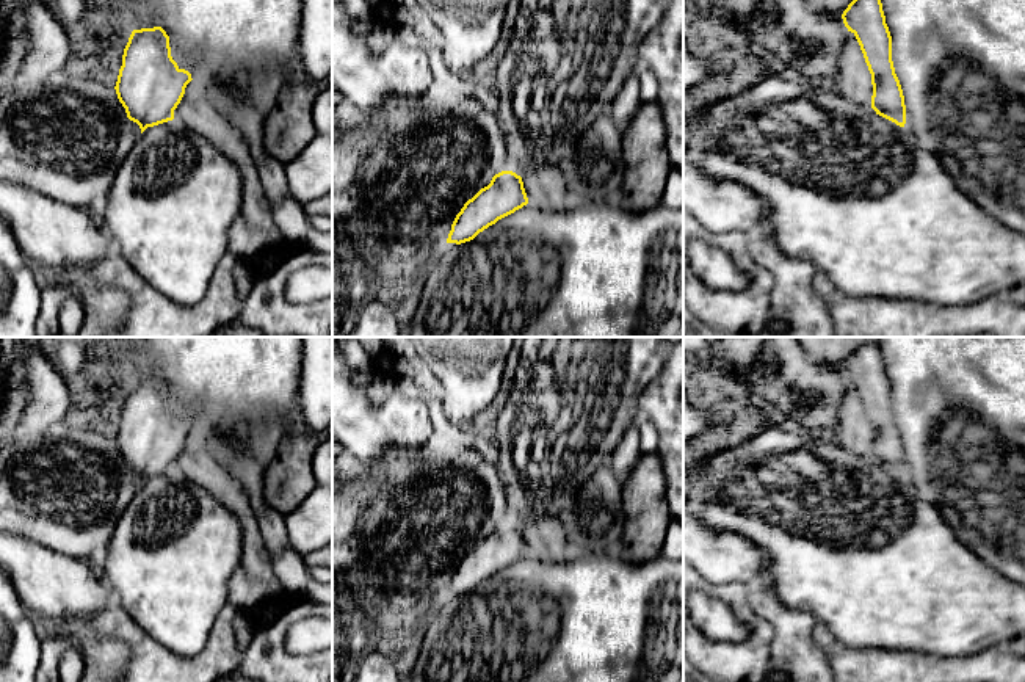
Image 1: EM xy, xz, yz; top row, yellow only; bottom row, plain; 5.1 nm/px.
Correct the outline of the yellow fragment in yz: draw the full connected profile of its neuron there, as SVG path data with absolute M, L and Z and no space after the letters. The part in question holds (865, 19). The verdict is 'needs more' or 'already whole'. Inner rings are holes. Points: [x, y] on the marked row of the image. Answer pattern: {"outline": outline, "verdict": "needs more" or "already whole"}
{"outline": "M853 0L842 19L856 36L871 74L871 108L876 114L904 127L904 96L892 61L892 36L881 0Z", "verdict": "already whole"}

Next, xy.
{"outline": "M161 27L133 30L124 49L122 66L116 82L116 94L127 118L136 122L141 133L174 119L174 110L180 103L191 74L180 69L171 56L169 36Z", "verdict": "already whole"}

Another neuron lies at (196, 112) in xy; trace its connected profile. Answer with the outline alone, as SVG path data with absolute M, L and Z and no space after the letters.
M194 78L174 110L174 121L199 135L234 161L243 177L243 204L240 216L244 221L271 237L276 245L270 256L282 256L290 251L271 215L273 204L266 198L249 144L243 133L216 108L208 96L204 80Z

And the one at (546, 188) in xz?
M558 166L533 169L522 176L528 204L541 210L567 210L570 198L564 174Z

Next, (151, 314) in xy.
M116 251L91 267L94 279L130 296L122 326L113 337L207 337L232 323L249 295L257 268L227 252L204 298L182 306L155 290Z

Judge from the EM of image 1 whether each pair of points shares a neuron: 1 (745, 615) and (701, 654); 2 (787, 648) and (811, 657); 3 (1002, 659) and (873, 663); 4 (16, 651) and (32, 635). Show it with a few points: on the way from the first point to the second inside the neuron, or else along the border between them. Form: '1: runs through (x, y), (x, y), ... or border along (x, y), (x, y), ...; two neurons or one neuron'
1: runs through (756, 634), (737, 654), (720, 654); one neuron
2: runs through (793, 651), (804, 657); one neuron
3: runs through (970, 665), (905, 665); one neuron
4: runs through (19, 648), (28, 638); one neuron

